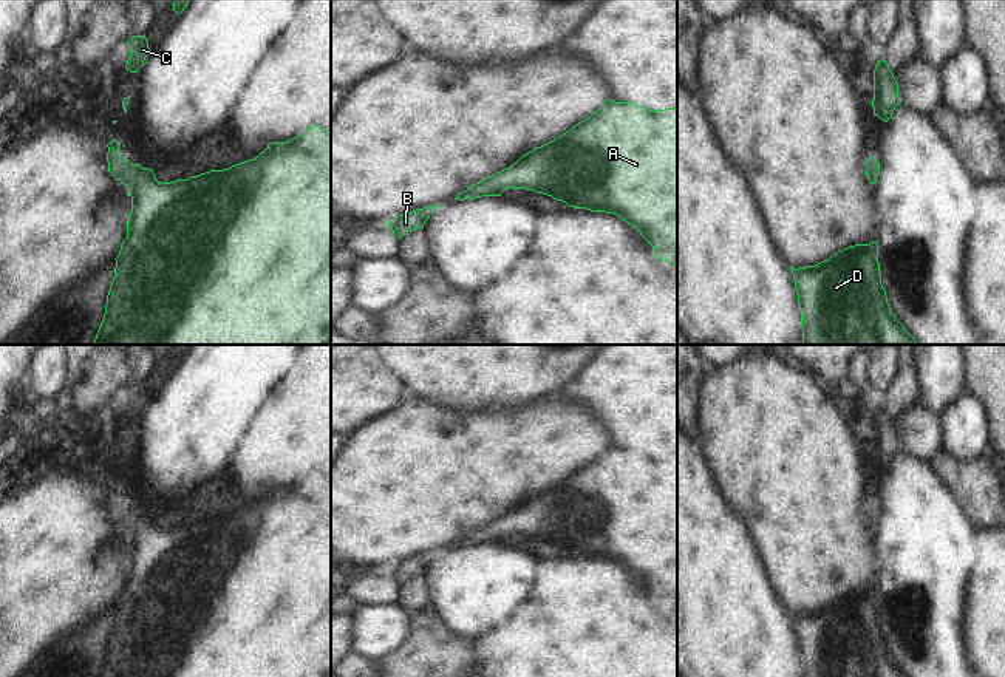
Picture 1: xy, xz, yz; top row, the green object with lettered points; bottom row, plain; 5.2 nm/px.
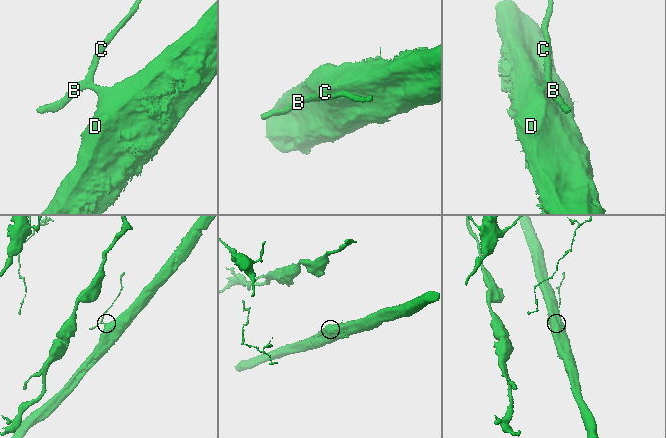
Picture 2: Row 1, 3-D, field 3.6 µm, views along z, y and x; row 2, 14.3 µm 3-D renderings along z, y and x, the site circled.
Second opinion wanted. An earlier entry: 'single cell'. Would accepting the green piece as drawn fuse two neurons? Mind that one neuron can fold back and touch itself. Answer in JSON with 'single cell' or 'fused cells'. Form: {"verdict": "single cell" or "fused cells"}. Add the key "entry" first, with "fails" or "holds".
{"entry": "holds", "verdict": "single cell"}

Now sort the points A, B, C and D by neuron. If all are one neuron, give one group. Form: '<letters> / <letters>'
A B C D

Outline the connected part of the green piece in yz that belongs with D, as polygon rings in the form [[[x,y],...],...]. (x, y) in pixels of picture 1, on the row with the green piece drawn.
[[[855,244],[815,266],[790,267],[804,345],[918,345],[895,318],[881,284],[878,244]]]

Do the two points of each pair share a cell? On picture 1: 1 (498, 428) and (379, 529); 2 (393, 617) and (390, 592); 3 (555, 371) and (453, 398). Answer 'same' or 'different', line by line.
1: same
2: different
3: same

